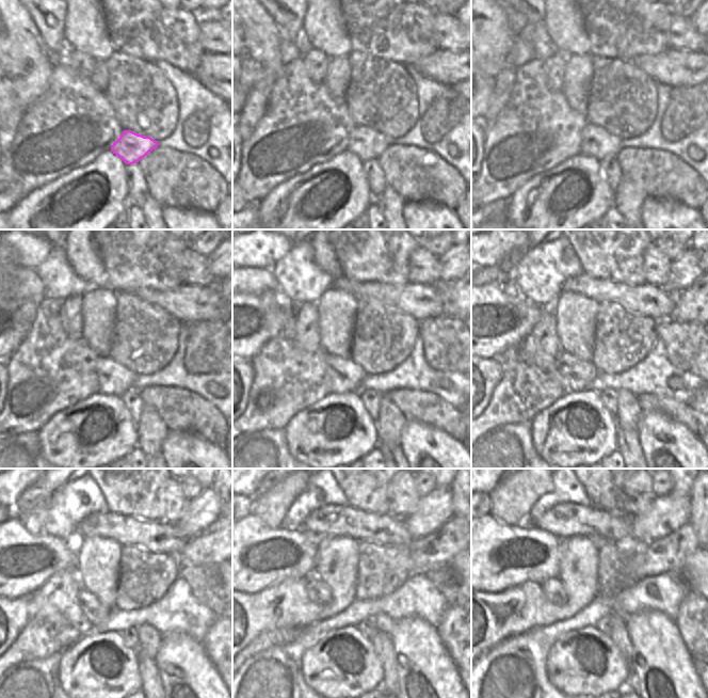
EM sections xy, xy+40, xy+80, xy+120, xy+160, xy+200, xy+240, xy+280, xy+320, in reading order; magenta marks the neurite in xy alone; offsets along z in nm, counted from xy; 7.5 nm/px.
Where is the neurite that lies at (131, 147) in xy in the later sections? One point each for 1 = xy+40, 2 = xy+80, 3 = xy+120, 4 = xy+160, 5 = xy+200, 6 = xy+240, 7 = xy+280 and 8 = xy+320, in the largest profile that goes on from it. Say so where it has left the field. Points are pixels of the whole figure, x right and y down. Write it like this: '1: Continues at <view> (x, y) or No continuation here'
1: Continues at xy+40 (366, 143)
2: Continues at xy+80 (597, 142)
3: Continues at xy+120 (113, 379)
4: Continues at xy+160 (346, 376)
5: Continues at xy+200 (578, 375)
6: Continues at xy+240 (96, 614)
7: Continues at xy+280 (319, 593)
8: Continues at xy+320 (552, 588)

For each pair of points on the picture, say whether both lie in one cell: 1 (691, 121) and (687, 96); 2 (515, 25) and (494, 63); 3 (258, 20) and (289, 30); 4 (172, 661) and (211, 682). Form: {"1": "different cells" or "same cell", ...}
{"1": "same cell", "2": "different cells", "3": "different cells", "4": "same cell"}

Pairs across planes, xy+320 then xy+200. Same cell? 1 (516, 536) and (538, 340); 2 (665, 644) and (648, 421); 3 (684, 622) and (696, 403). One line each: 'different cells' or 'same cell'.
1: different cells
2: same cell
3: same cell

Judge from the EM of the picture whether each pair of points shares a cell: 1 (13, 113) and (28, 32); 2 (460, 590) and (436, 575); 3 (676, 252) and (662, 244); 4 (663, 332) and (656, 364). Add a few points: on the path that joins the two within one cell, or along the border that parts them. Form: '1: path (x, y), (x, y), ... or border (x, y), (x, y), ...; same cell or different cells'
1: path (13, 93), (13, 52); same cell
2: path (454, 585), (448, 580), (441, 578); same cell
3: path (673, 250), (665, 244); same cell
4: border (658, 337), (662, 340), (666, 359), (671, 363); different cells

